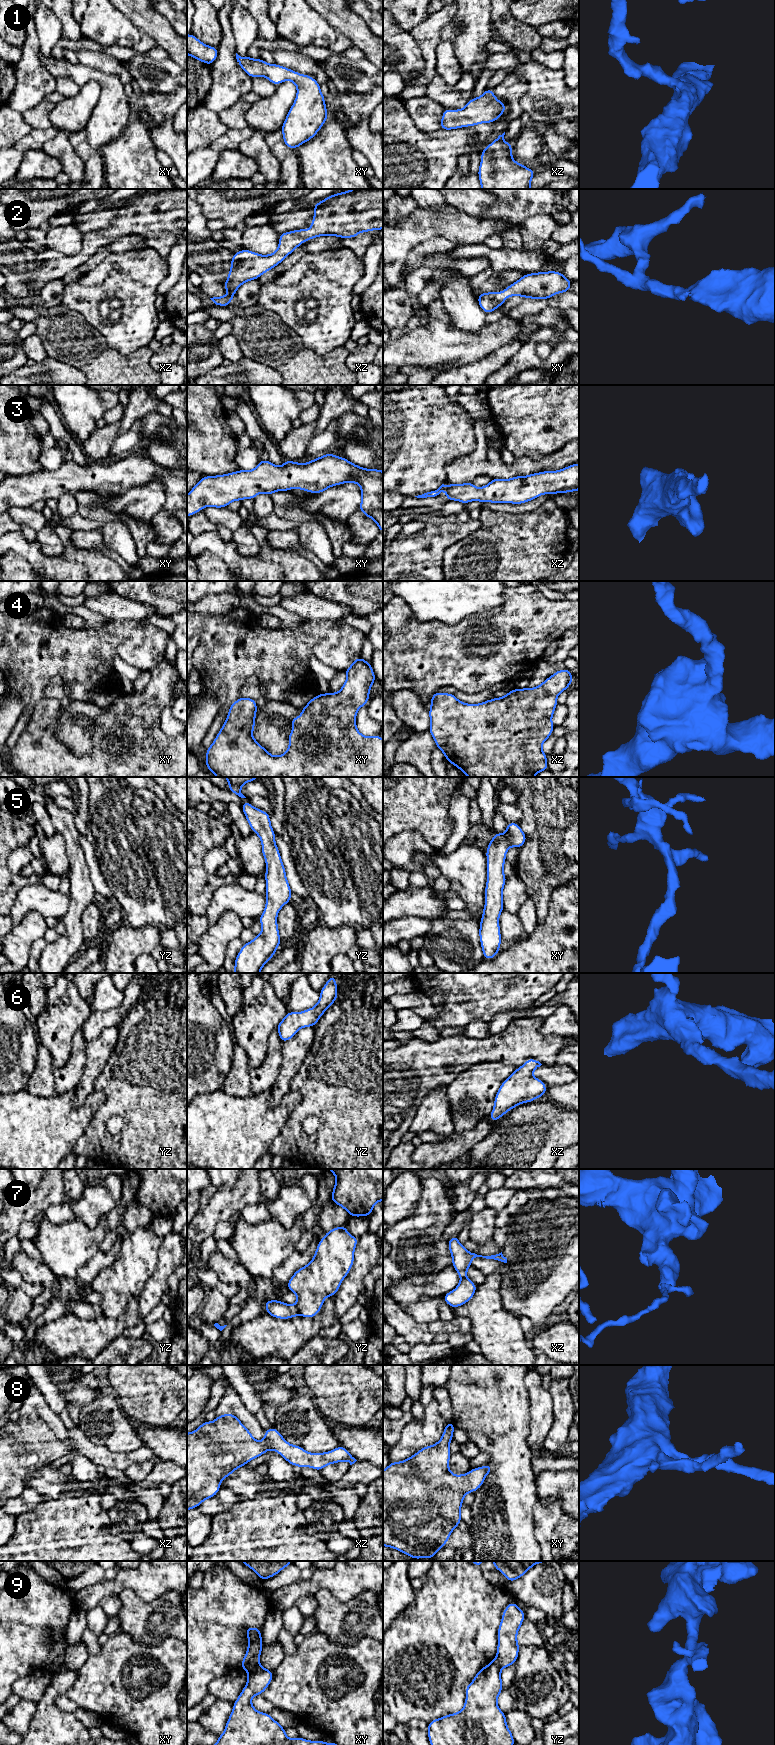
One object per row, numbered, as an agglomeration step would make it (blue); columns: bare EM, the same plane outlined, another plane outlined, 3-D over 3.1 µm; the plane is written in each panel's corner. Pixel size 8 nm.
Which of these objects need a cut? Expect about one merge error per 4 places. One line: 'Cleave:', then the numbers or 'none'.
Cleave: 7, 9

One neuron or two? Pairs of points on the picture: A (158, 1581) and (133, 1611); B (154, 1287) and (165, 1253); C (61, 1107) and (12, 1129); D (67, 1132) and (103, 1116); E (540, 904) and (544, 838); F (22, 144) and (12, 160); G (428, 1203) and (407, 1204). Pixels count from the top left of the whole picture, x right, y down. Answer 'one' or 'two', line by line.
A: two
B: one
C: one
D: two
E: one
F: two
G: two

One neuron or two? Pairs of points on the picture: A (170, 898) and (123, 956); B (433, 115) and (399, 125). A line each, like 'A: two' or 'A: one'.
A: two
B: two

